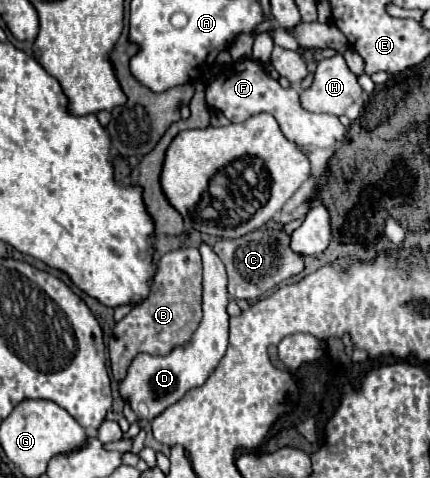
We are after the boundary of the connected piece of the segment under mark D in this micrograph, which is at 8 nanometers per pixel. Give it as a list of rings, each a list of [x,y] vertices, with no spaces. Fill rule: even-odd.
[[[200,246],[202,262],[204,262],[204,316],[196,332],[192,334],[190,342],[184,346],[176,346],[166,356],[152,356],[152,354],[138,354],[128,368],[128,376],[120,382],[122,398],[130,398],[132,410],[140,420],[156,418],[164,408],[178,402],[190,388],[204,384],[208,374],[216,368],[220,358],[228,346],[228,290],[226,290],[226,270],[220,258],[212,252],[210,246]]]

